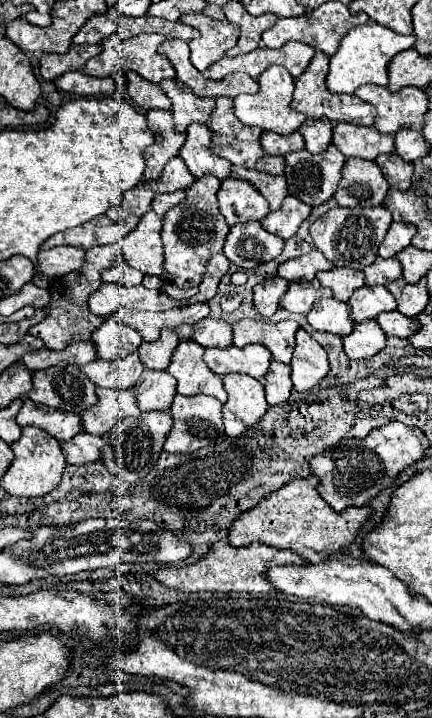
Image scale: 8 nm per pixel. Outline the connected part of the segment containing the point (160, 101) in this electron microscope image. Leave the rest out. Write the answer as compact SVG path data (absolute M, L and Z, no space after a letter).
M128 72L128 94L130 98L142 108L142 110L152 110L152 108L170 108L170 98L162 92L158 84L152 84L138 76L136 72Z

